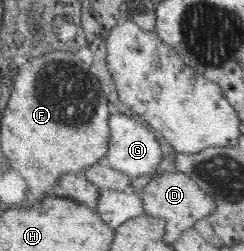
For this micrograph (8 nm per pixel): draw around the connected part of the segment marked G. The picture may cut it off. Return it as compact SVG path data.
M122 112L111 113L108 118L111 131L108 150L106 150L106 159L110 165L118 171L129 175L131 179L142 175L154 174L162 158L160 143L150 128L135 116L130 118L129 114Z

